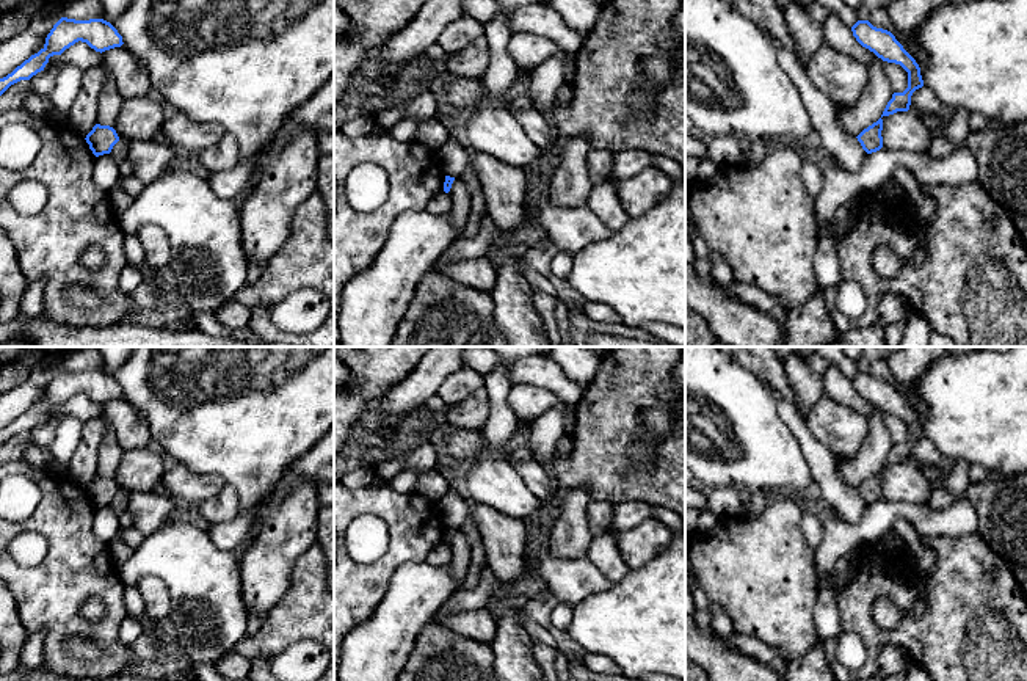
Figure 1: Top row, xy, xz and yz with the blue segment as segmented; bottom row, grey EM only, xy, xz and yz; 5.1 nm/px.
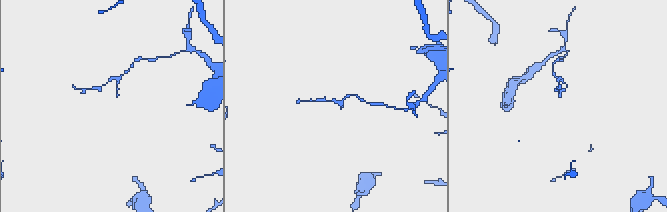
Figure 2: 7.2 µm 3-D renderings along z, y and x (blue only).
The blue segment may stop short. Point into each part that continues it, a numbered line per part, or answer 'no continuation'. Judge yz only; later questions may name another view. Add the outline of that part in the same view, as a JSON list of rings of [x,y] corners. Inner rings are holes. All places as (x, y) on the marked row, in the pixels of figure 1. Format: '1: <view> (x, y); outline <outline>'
no continuation

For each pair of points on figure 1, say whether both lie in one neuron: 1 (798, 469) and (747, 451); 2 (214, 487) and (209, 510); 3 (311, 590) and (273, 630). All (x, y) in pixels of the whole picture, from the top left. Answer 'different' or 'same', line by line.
1: same
2: different
3: same

